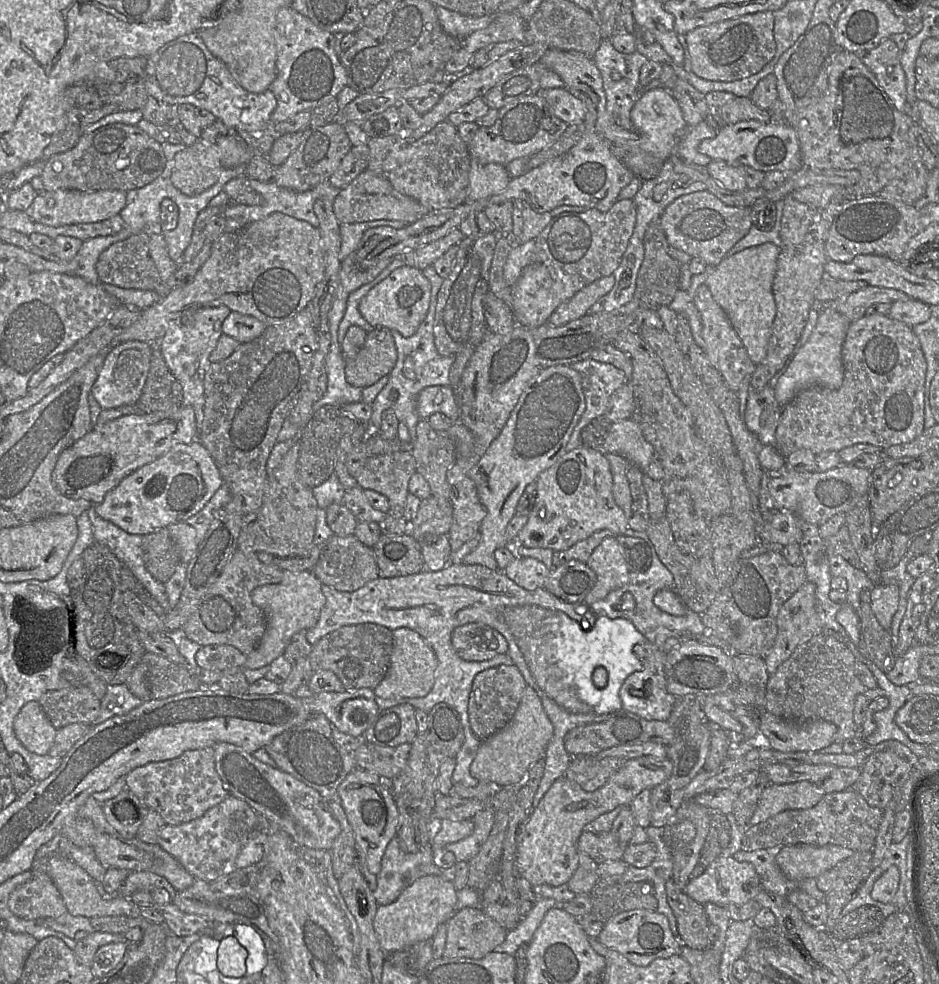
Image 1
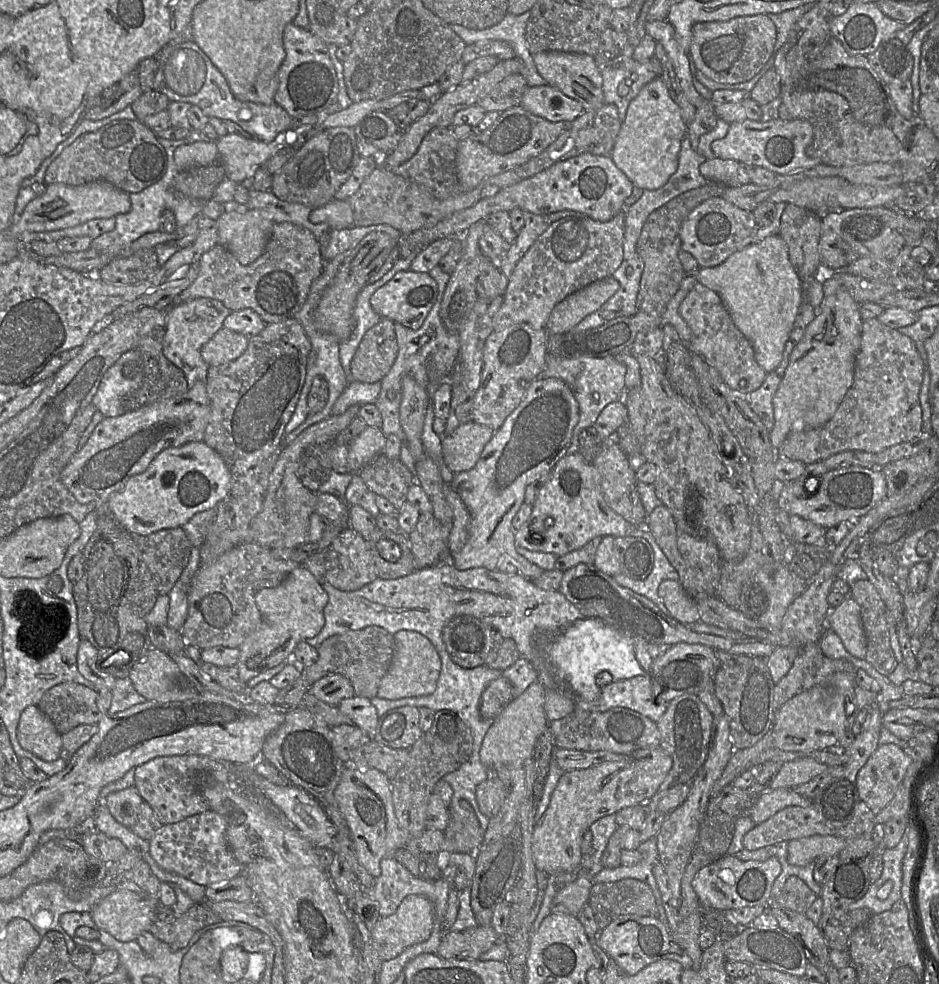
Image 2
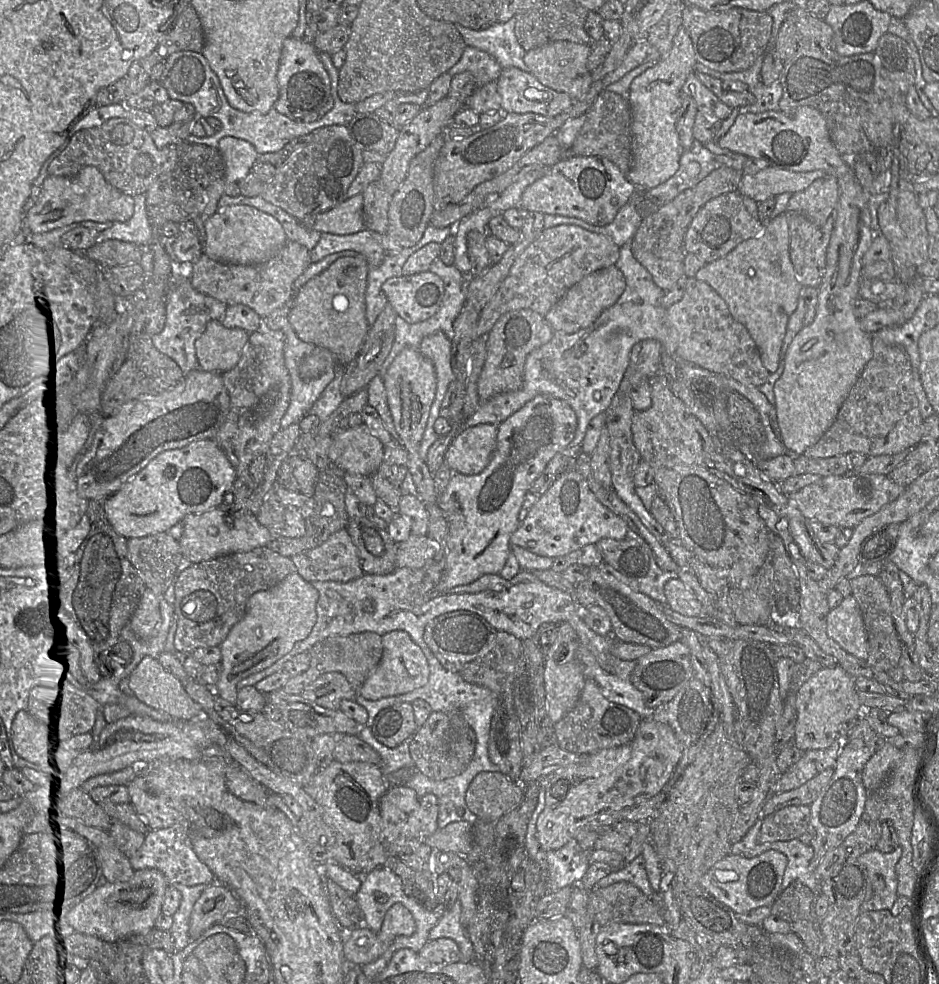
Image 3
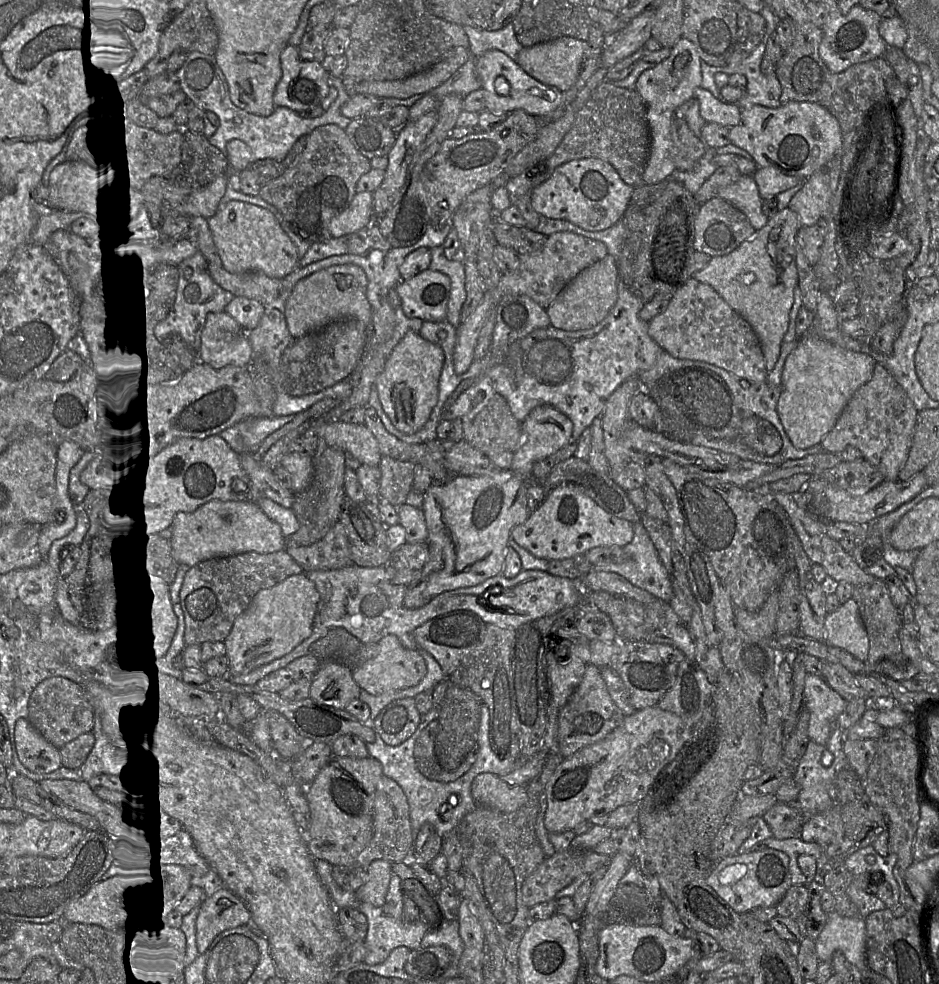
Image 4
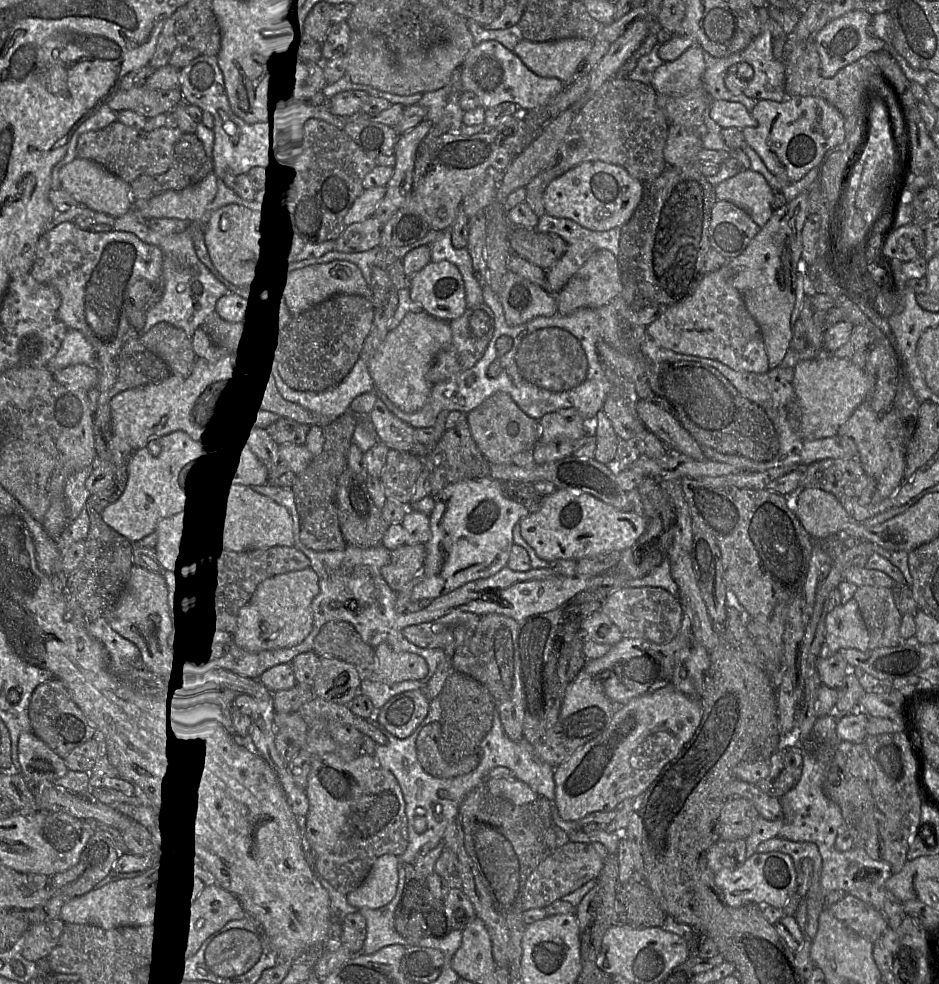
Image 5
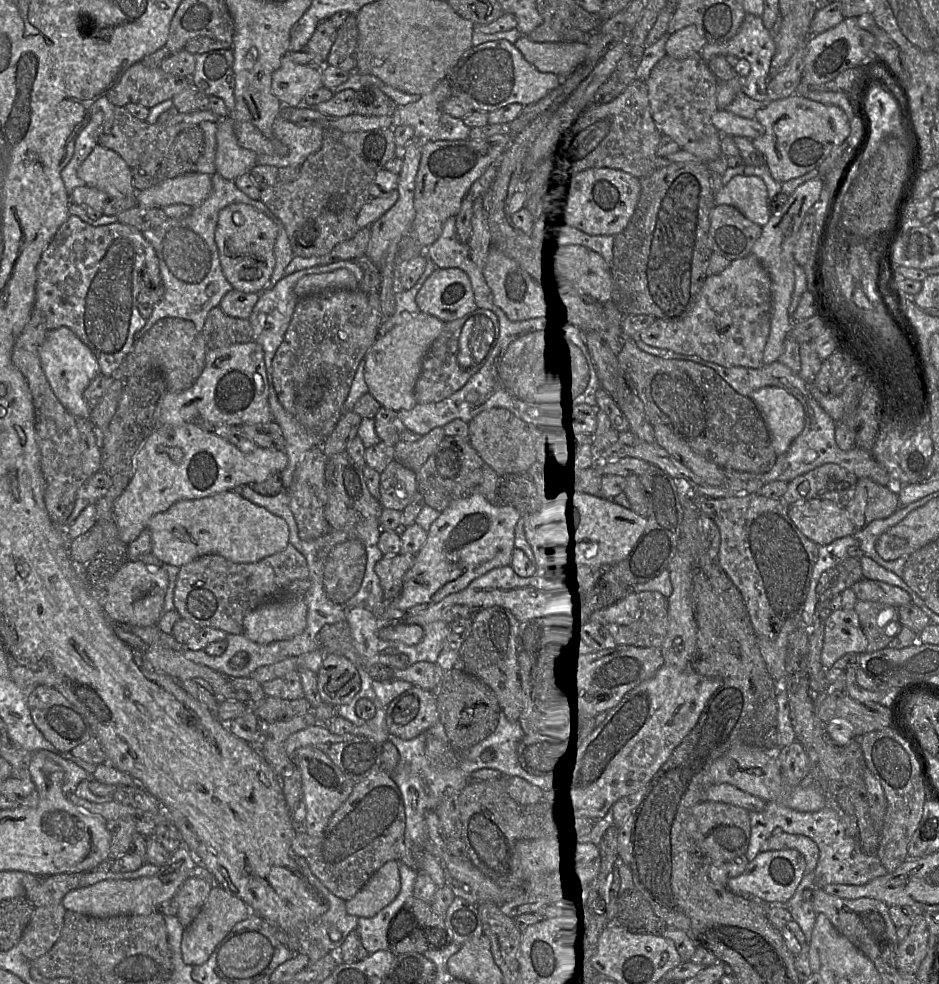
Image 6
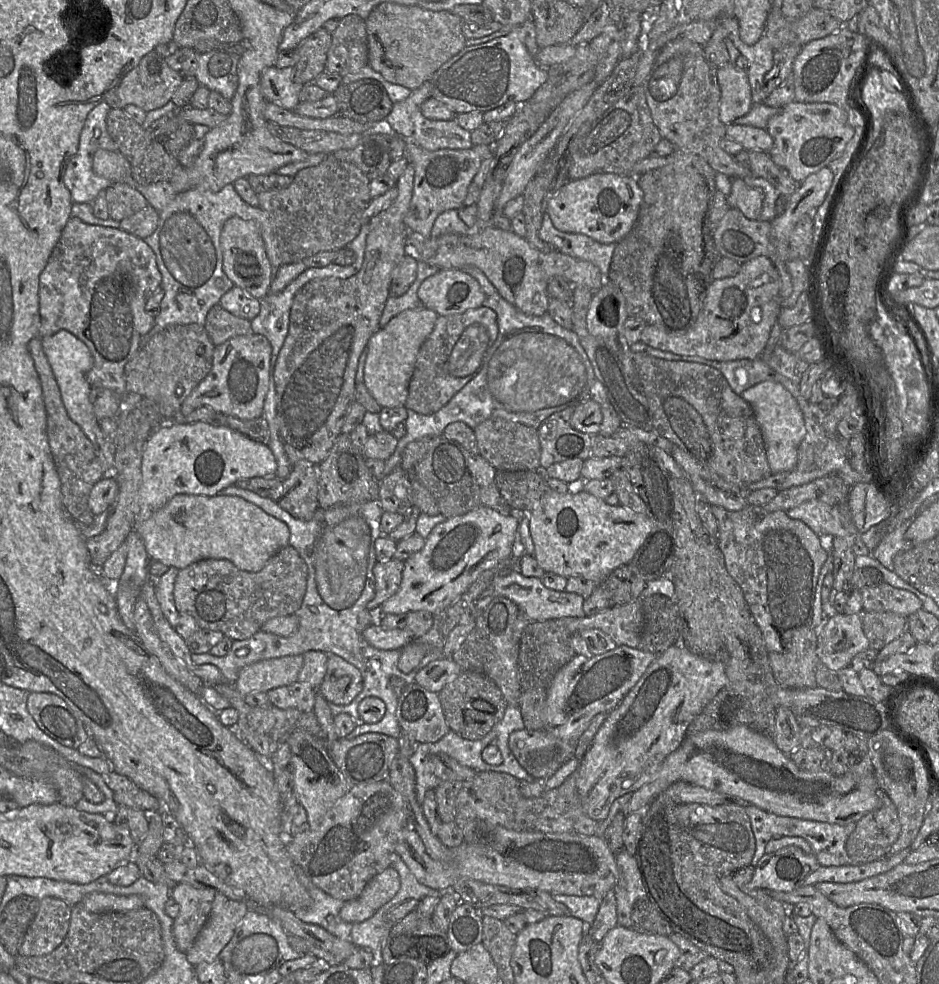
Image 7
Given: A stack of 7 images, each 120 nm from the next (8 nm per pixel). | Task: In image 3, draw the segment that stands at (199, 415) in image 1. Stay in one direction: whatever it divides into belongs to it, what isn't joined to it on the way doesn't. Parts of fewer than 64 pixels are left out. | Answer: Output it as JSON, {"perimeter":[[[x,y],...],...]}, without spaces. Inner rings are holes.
{"perimeter":[[[172,258],[172,285],[166,302],[166,322],[163,330],[152,337],[155,347],[173,359],[186,373],[199,369],[196,341],[211,320],[222,321],[228,304],[197,291],[190,280],[190,266]]]}

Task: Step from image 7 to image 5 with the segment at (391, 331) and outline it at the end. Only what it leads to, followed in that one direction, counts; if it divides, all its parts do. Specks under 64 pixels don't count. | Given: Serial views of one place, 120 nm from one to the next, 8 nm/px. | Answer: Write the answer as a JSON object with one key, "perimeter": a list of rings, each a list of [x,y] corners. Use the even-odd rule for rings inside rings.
{"perimeter":[[[425,312],[408,313],[400,324],[389,331],[373,357],[368,371],[378,395],[383,395],[406,413],[420,410],[427,402],[432,385],[426,379],[435,358],[451,342],[449,323],[437,320]]]}

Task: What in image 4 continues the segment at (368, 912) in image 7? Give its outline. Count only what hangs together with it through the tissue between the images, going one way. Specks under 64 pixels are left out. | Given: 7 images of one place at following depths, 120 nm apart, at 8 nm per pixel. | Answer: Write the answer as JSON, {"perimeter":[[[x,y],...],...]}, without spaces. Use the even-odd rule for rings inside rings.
{"perimeter":[[[377,859],[370,864],[366,882],[355,891],[360,902],[368,902],[376,907],[386,902],[392,872],[392,863],[388,860]]]}

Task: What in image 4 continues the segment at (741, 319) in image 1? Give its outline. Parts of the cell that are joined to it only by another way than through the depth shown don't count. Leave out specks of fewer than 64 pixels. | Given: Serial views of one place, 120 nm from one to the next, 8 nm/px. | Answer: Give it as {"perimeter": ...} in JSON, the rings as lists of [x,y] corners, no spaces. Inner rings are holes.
{"perimeter":[[[789,207],[778,210],[751,238],[728,254],[713,256],[702,270],[692,275],[698,282],[710,285],[750,324],[760,341],[768,372],[780,356],[794,289],[798,286],[795,238],[800,226],[797,214]]]}

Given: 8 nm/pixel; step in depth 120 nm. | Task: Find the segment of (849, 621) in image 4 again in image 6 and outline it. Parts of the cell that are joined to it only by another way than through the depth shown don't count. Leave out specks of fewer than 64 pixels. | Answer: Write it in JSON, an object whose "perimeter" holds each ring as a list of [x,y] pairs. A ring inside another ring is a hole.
{"perimeter":[[[839,609],[831,612],[826,620],[821,663],[825,669],[845,654],[866,653],[868,640],[859,616],[854,609]]]}

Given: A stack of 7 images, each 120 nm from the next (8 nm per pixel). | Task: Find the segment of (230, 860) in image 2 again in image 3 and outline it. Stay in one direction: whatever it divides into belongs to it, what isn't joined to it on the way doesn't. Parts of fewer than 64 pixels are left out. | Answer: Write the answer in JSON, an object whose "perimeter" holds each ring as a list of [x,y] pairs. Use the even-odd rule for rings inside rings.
{"perimeter":[[[182,819],[170,827],[149,830],[143,846],[131,858],[136,870],[155,868],[160,870],[170,884],[209,885],[216,882],[211,865],[203,861],[195,852],[188,834],[187,822]]]}

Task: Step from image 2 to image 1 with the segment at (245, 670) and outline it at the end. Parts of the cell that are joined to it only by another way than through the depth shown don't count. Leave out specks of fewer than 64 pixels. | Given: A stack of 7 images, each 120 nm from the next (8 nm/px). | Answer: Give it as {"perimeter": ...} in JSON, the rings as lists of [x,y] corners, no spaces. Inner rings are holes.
{"perimeter":[[[284,571],[283,577],[278,584],[257,587],[252,592],[253,603],[264,612],[266,618],[266,631],[257,648],[250,654],[246,655],[243,669],[254,670],[269,666],[277,657],[283,655],[294,634],[302,630],[309,630],[317,624],[321,610],[326,602],[325,596],[321,591],[321,586],[322,583],[317,579],[312,571]]]}

